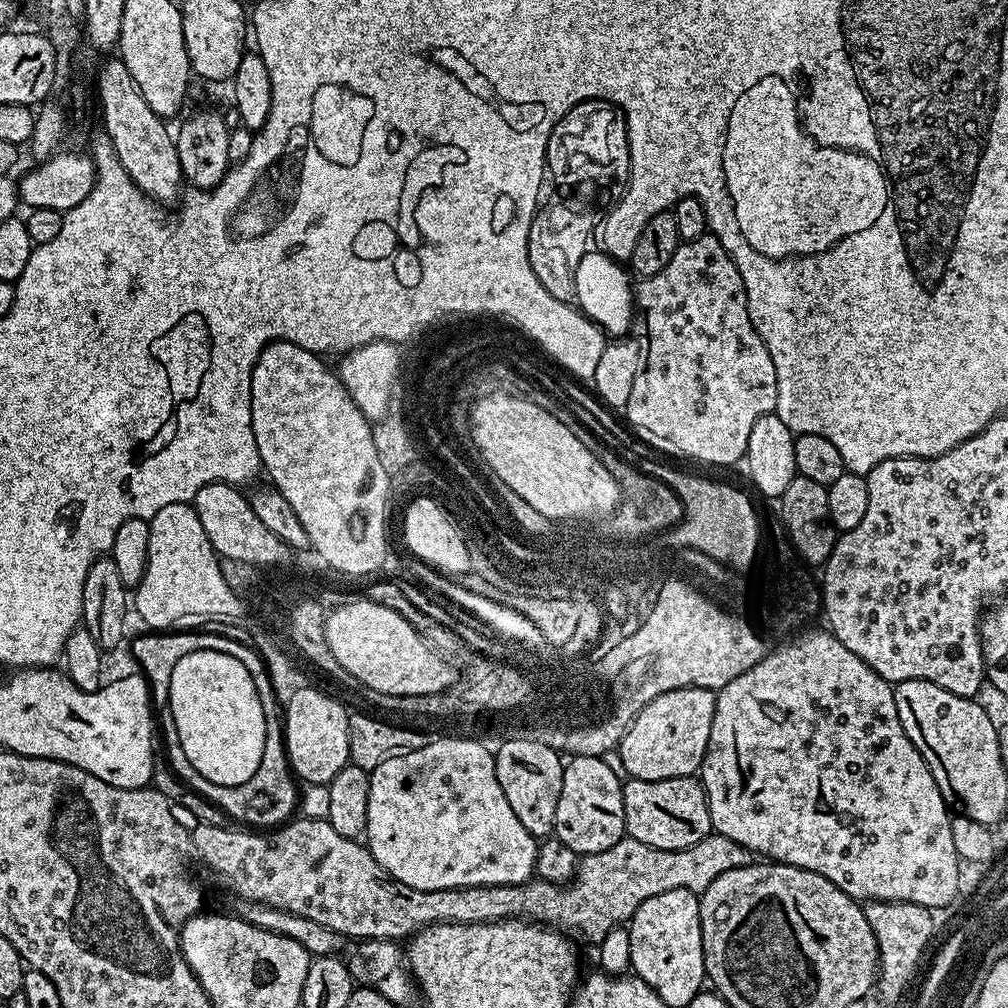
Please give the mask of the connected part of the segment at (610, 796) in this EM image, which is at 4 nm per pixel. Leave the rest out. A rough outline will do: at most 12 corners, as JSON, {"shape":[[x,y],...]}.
{"shape":[[598,756],[565,763],[555,839],[578,854],[625,839],[624,785]]}

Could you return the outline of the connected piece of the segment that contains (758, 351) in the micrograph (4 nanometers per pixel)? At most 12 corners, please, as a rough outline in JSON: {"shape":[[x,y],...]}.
{"shape":[[718,238],[639,281],[628,424],[732,464],[778,378]]}

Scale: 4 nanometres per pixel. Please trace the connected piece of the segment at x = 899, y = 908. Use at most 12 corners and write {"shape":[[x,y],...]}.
{"shape":[[867,901],[880,954],[876,994],[901,998],[932,938],[917,903]]}

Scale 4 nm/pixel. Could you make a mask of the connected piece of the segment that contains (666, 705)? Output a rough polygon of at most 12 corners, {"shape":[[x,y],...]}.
{"shape":[[716,692],[654,698],[626,730],[634,780],[699,773]]}

